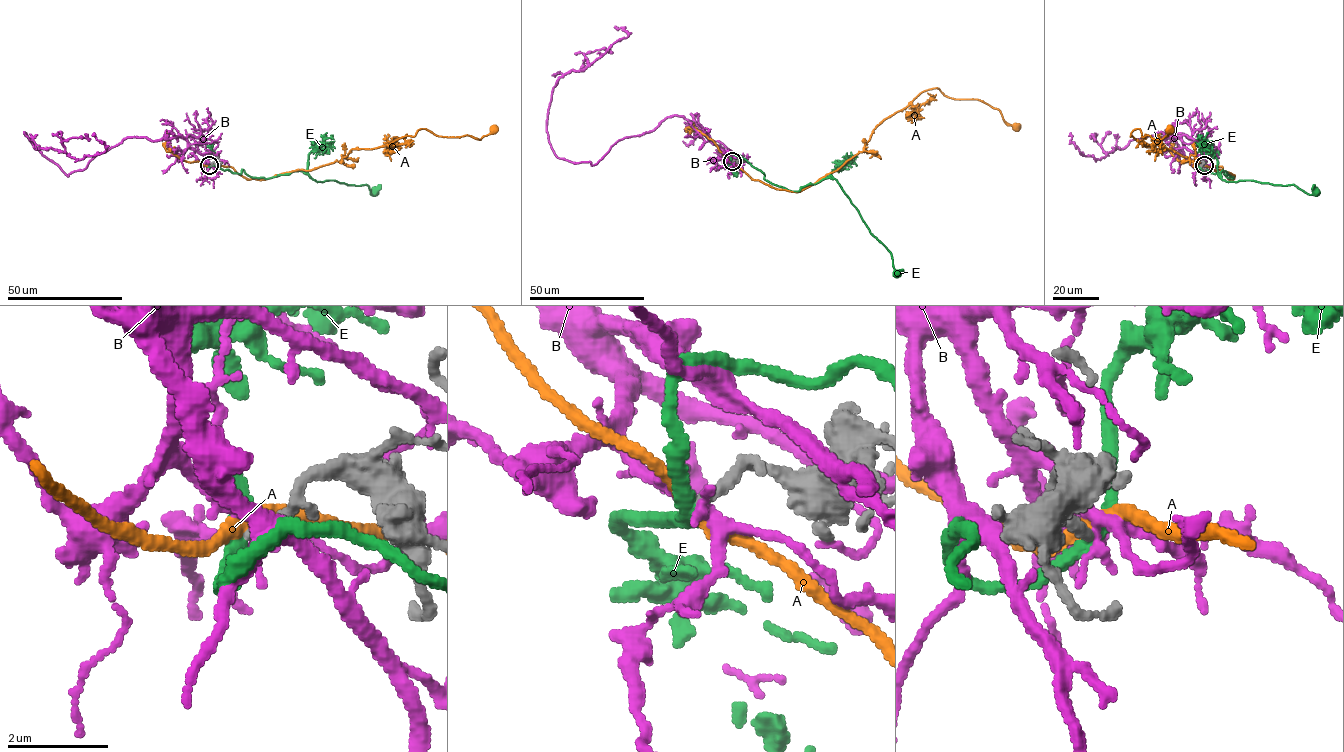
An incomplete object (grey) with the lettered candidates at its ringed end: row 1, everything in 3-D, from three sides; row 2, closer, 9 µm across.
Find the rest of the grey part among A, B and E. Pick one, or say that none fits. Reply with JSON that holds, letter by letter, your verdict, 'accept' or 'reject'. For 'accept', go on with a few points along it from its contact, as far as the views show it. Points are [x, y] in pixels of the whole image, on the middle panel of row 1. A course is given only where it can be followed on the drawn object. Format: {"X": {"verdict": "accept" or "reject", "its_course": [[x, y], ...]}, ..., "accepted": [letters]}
{"A": {"verdict": "reject"}, "B": {"verdict": "reject"}, "E": {"verdict": "reject"}, "accepted": []}

